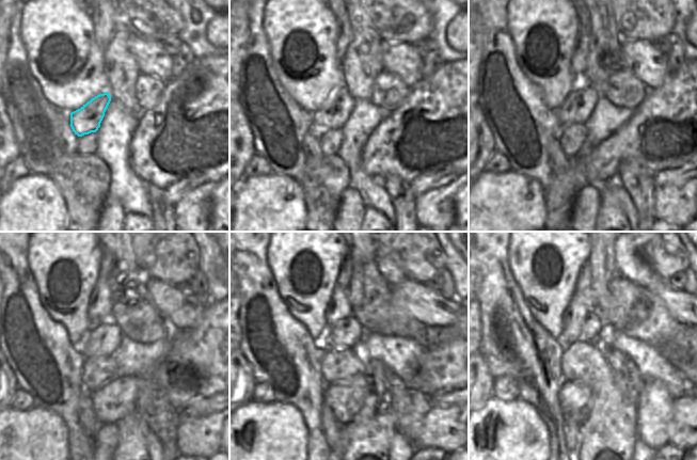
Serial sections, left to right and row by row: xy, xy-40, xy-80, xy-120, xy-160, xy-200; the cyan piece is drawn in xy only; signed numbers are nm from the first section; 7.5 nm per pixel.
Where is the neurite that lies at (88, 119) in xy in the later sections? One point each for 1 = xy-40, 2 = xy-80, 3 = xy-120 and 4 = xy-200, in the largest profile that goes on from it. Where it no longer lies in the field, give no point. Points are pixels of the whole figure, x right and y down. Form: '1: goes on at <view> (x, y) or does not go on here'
1: goes on at xy-40 (338, 106)
2: goes on at xy-80 (577, 107)
3: goes on at xy-120 (104, 337)
4: goes on at xy-200 (591, 326)

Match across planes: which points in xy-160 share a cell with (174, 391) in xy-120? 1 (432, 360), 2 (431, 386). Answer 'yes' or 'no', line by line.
1: yes
2: yes

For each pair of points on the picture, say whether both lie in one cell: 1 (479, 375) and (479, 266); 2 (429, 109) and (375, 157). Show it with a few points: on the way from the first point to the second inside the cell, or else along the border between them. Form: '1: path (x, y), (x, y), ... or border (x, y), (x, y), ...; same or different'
1: border (479, 352), (491, 375); different
2: path (411, 108), (402, 112), (401, 130), (393, 139); same

